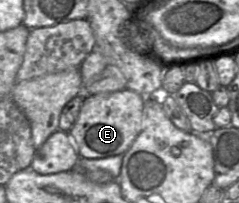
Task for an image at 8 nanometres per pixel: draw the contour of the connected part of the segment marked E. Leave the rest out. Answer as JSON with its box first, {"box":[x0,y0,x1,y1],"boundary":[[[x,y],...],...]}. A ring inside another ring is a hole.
{"box":[69,88,145,159],"boundary":[[[127,88],[84,95],[78,117],[69,131],[80,158],[101,159],[124,155],[143,129],[145,99]]]}

